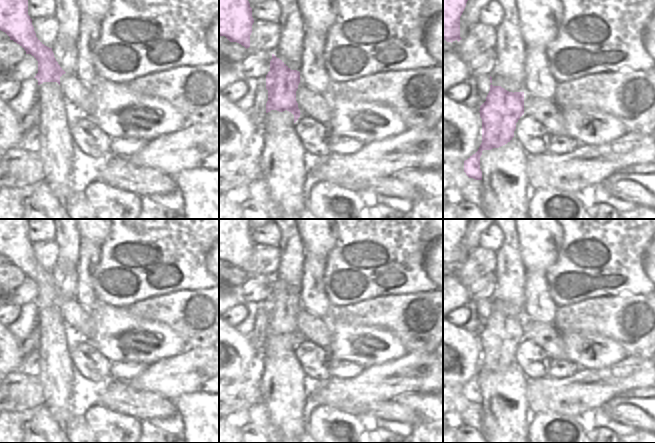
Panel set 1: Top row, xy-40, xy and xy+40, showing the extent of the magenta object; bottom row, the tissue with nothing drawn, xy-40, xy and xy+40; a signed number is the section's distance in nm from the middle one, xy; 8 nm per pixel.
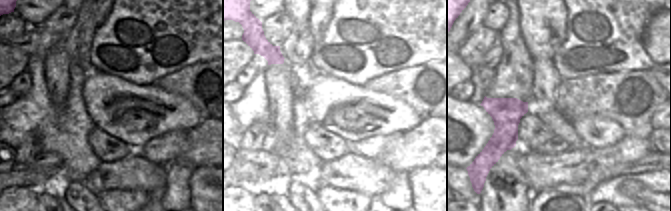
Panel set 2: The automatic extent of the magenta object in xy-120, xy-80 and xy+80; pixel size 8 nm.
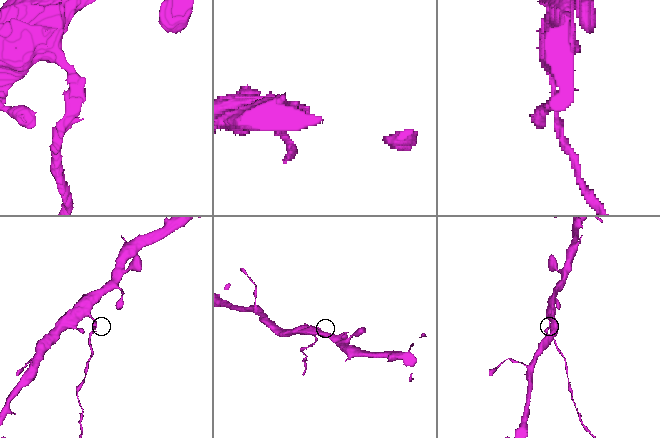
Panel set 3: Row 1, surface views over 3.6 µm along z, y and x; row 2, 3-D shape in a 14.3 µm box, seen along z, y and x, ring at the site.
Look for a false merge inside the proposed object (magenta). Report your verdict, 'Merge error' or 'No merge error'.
Merge error

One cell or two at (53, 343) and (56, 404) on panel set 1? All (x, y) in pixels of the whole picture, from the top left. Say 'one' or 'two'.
one

